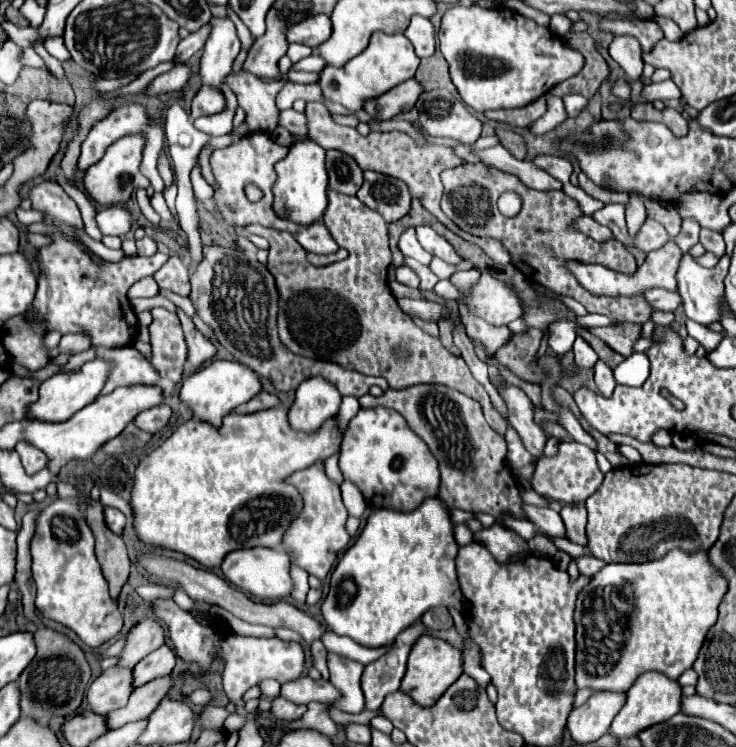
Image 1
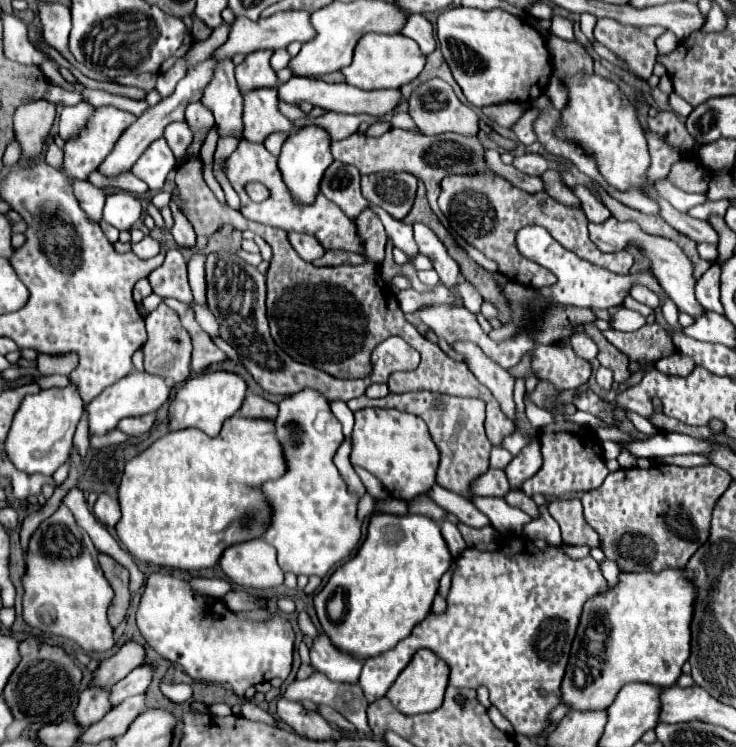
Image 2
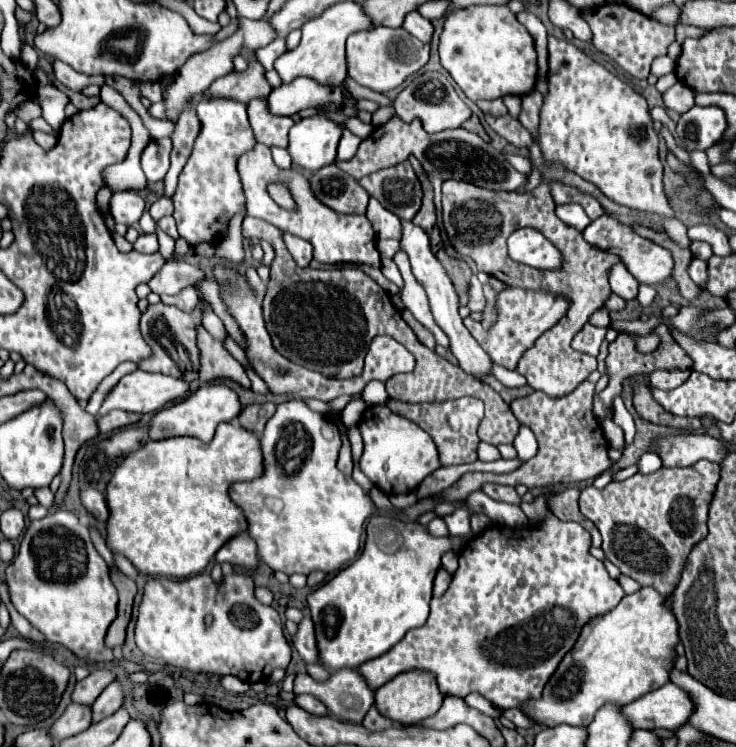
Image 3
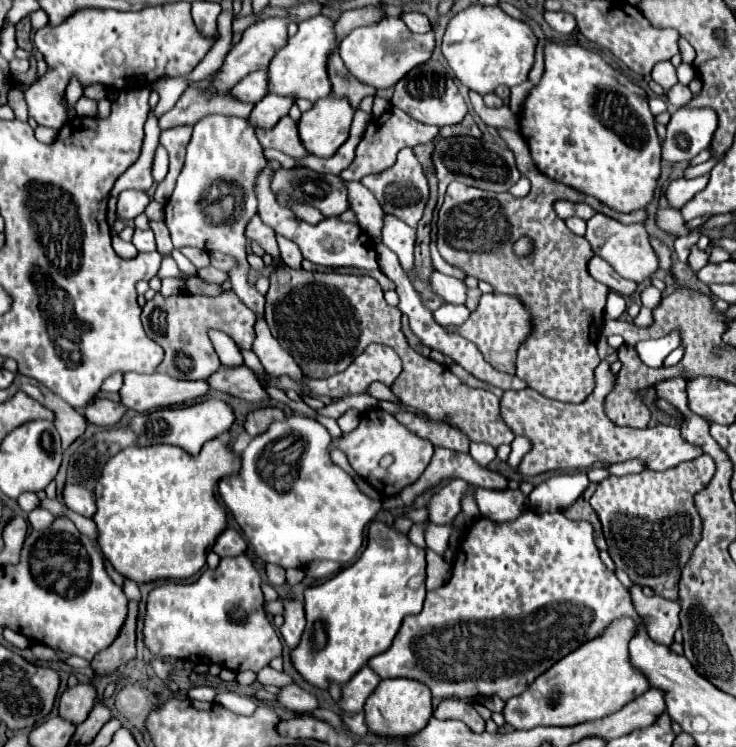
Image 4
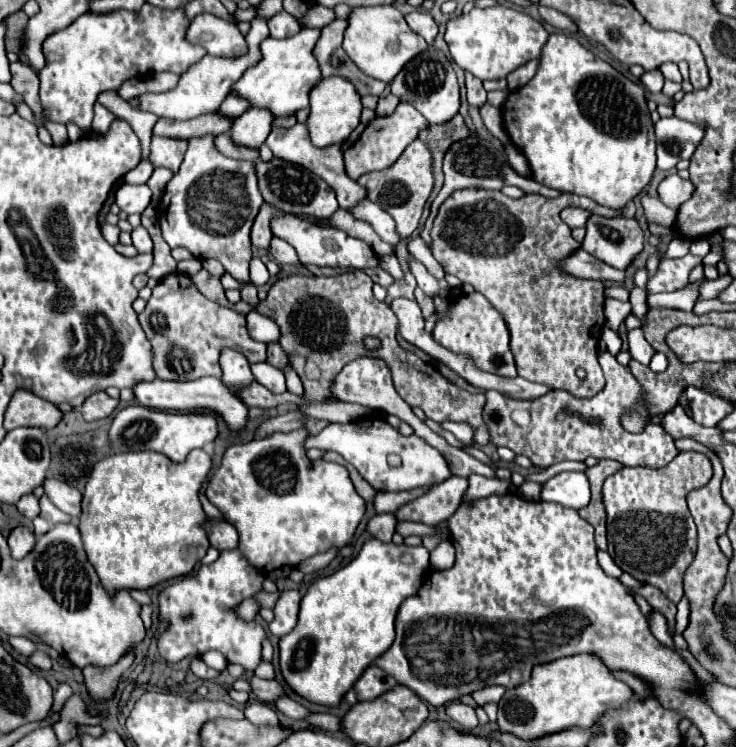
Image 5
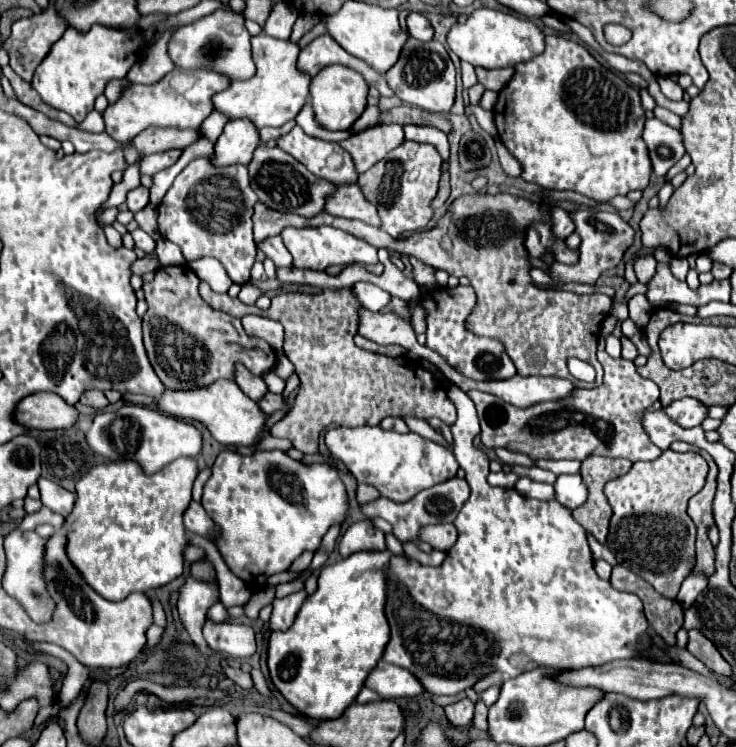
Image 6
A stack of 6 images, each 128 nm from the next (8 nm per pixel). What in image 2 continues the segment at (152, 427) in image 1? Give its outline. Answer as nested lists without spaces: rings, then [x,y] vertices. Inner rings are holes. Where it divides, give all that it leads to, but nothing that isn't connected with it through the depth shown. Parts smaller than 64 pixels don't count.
[[[146,414],[146,416],[138,416],[138,418],[124,418],[118,424],[118,430],[128,434],[128,436],[140,436],[144,432],[148,432],[154,424],[154,414]]]

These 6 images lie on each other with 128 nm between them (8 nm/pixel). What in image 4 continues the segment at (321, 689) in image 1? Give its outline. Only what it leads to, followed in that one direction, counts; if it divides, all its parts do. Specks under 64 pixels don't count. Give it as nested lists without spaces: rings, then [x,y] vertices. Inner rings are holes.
[[[270,666],[264,667],[257,673],[257,681],[263,685],[272,686],[286,686],[286,684],[292,682],[290,676],[286,676],[284,672],[276,672],[276,670]],[[364,666],[358,674],[354,674],[354,678],[348,684],[342,686],[340,708],[344,712],[360,712],[366,698],[376,690],[380,680],[382,678],[370,666]]]

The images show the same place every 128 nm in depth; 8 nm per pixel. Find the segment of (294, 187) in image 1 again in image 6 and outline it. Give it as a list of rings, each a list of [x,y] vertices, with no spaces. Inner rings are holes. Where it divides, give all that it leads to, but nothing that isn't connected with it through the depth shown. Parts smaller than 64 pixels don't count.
[[[330,64],[328,68],[322,68],[310,84],[310,96],[312,96],[312,108],[316,112],[316,120],[328,128],[328,130],[348,130],[354,120],[366,110],[366,98],[368,98],[368,84],[362,74],[348,66]]]

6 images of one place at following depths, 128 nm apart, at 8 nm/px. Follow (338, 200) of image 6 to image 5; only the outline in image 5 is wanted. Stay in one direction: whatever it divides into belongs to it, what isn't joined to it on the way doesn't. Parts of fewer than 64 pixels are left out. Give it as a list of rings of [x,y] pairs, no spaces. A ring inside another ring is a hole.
[[[364,198],[360,204],[356,204],[356,208],[348,208],[348,212],[350,212],[356,220],[368,222],[384,242],[388,242],[388,244],[392,244],[392,246],[398,244],[400,236],[394,232],[394,220],[392,220],[392,216],[386,214],[378,204],[374,204],[374,202],[370,202],[368,198]]]

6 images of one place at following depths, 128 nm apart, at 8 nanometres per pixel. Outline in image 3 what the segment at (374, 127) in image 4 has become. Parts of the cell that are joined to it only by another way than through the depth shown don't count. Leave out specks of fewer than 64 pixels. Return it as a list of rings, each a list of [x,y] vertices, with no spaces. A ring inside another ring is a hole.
[[[392,116],[388,122],[376,126],[372,130],[372,134],[366,140],[362,140],[356,156],[348,162],[338,162],[338,168],[348,172],[354,180],[360,180],[372,172],[378,172],[378,170],[384,170],[388,166],[396,166],[398,162],[408,160],[410,154],[414,154],[422,162],[422,166],[434,186],[436,208],[440,208],[440,188],[448,178],[472,182],[480,188],[506,190],[506,192],[518,190],[524,184],[524,176],[512,168],[512,164],[506,160],[506,156],[500,150],[496,150],[494,146],[484,144],[484,140],[478,134],[462,130],[462,128],[428,134],[428,132],[424,132],[424,128],[418,120],[408,124],[400,116]]]

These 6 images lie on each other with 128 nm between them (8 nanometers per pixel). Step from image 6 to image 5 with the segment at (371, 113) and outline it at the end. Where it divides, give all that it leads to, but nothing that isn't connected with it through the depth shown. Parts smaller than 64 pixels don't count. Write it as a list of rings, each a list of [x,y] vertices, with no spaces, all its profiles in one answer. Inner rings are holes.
[[[392,94],[382,96],[382,98],[378,100],[378,106],[376,106],[376,116],[388,116],[388,114],[392,114],[392,112],[396,110],[398,102],[400,102],[400,100],[396,100]]]

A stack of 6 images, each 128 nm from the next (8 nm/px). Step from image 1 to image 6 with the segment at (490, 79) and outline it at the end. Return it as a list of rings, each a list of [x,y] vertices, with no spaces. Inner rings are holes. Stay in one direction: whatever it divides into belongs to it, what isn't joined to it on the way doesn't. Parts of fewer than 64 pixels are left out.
[[[478,8],[470,14],[464,24],[454,24],[448,34],[448,46],[460,58],[470,62],[472,66],[484,68],[504,68],[514,66],[518,62],[532,60],[534,56],[544,52],[544,32],[534,26],[530,20],[518,18],[514,14],[506,14],[500,10]]]

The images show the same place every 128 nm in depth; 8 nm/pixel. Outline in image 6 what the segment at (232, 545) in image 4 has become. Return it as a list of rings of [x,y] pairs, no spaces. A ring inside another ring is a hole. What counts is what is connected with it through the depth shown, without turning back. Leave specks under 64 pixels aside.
[[[192,500],[192,502],[190,502],[190,508],[186,508],[182,520],[184,520],[184,526],[186,526],[188,530],[192,530],[192,532],[196,532],[196,534],[200,534],[200,536],[204,536],[204,538],[208,538],[210,534],[216,532],[214,522],[210,520],[210,516],[206,514],[206,510],[202,508],[200,502],[194,502],[194,500]]]

